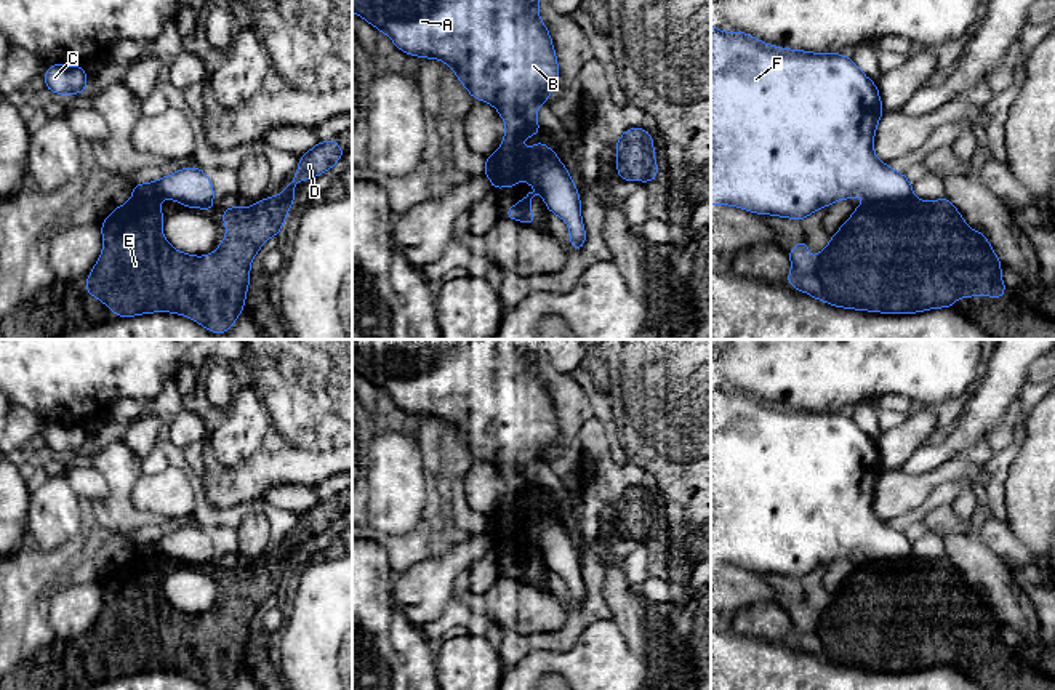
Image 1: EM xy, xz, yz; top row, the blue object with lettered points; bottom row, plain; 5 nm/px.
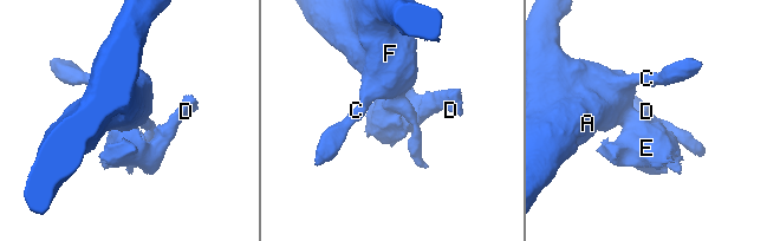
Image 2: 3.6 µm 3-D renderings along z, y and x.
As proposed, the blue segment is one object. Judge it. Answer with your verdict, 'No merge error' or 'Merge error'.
Merge error

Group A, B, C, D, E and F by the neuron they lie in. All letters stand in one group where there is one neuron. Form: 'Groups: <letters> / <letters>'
Groups: A B C F / D E

